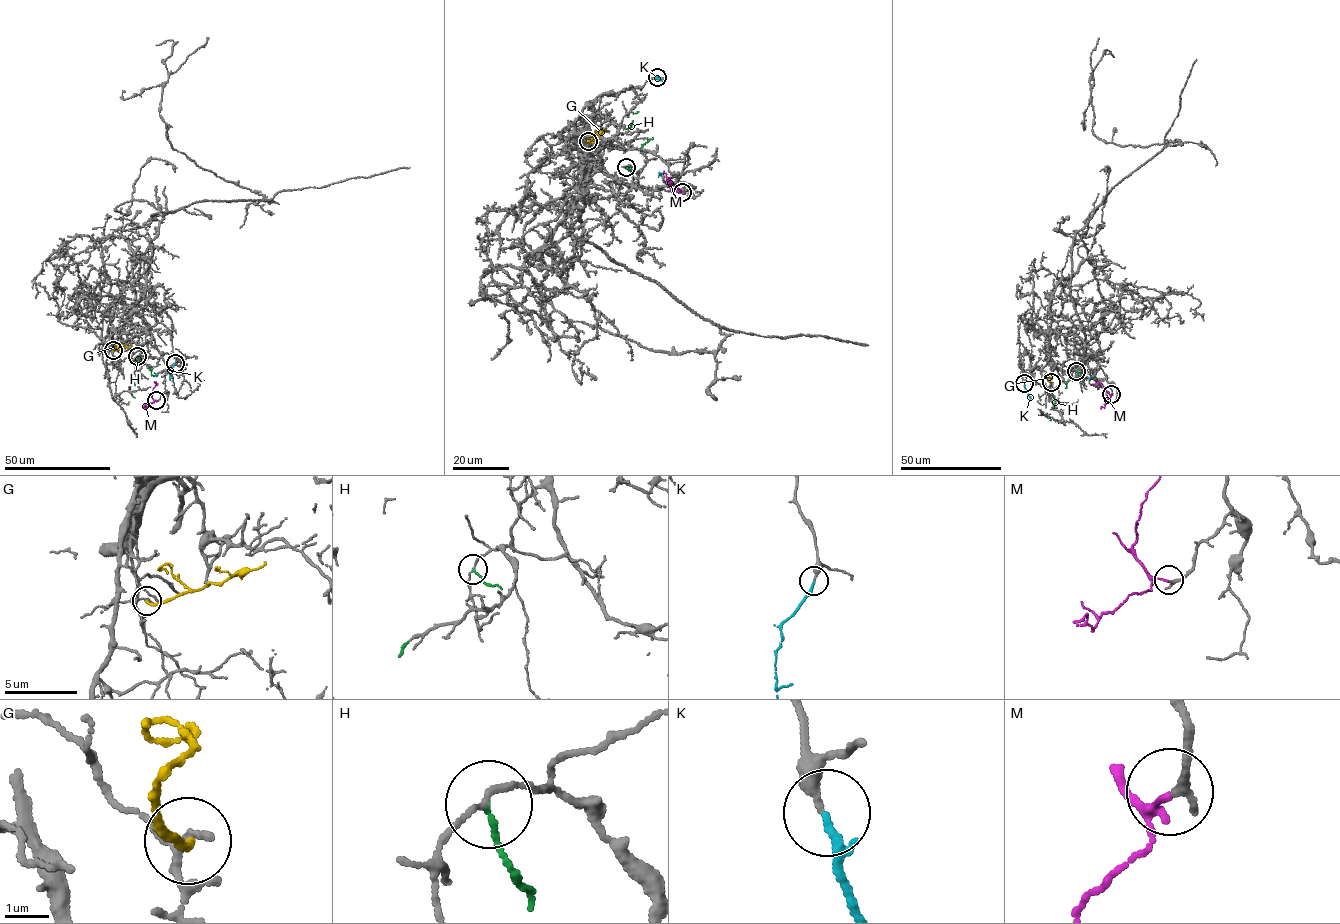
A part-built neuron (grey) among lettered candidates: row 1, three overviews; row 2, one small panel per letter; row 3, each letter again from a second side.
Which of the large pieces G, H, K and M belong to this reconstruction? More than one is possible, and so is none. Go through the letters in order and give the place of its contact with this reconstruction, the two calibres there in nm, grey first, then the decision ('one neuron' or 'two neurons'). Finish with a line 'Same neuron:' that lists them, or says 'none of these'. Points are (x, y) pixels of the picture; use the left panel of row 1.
G: (113, 350) | 120/160 nm | two neurons
H: (137, 356) | 110/110 nm | two neurons
K: (175, 363) | 320/170 nm | two neurons
M: (156, 400) | 240/120 nm | one neuron
Same neuron: M

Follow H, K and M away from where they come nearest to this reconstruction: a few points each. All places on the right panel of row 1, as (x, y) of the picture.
H: (1076, 371), (1078, 373), (1055, 397), (1050, 420)
K: (1024, 383), (1030, 397), (1089, 380), (1091, 376)
M: (1111, 394), (1097, 382), (1091, 385)

